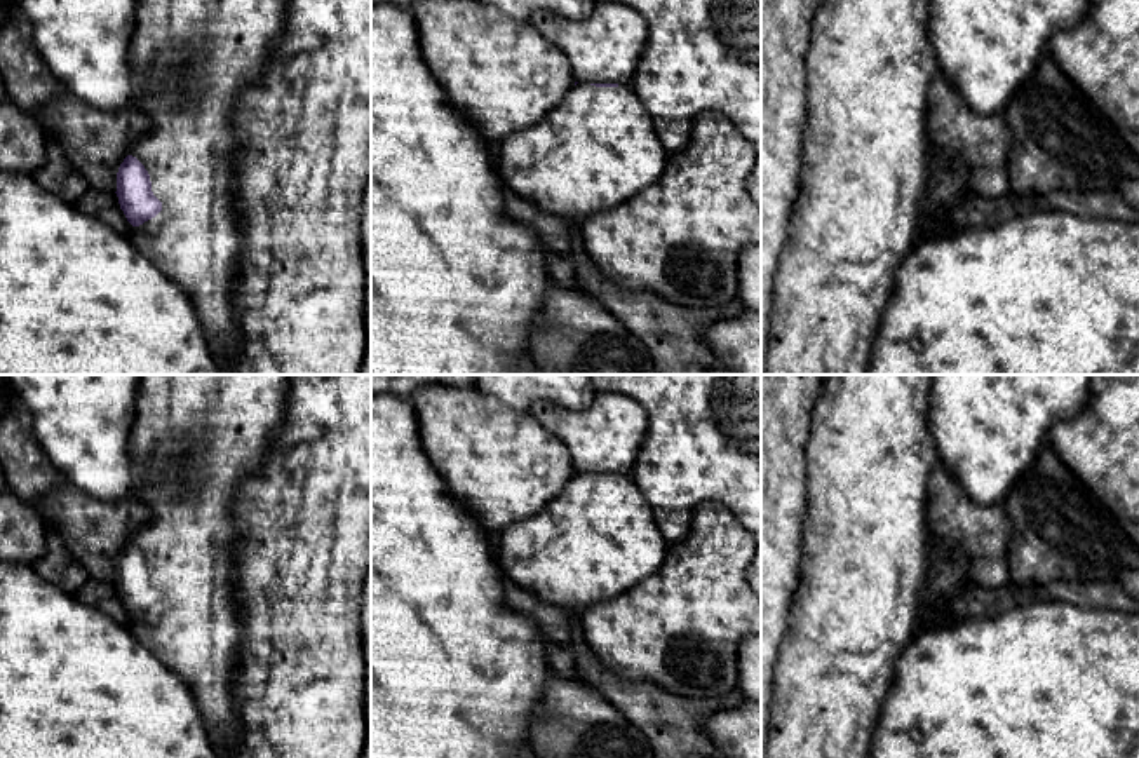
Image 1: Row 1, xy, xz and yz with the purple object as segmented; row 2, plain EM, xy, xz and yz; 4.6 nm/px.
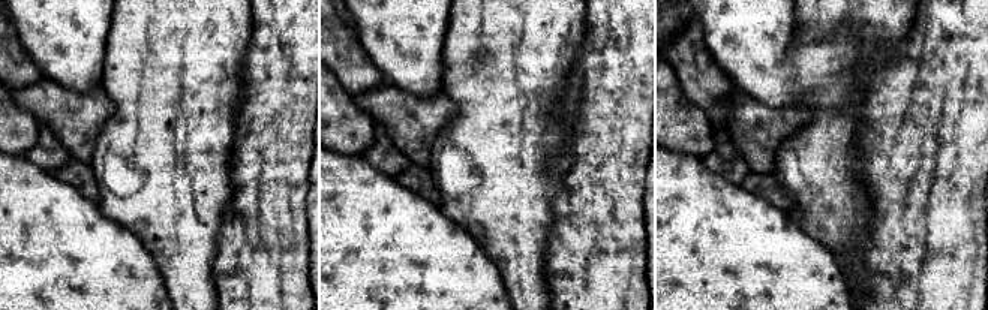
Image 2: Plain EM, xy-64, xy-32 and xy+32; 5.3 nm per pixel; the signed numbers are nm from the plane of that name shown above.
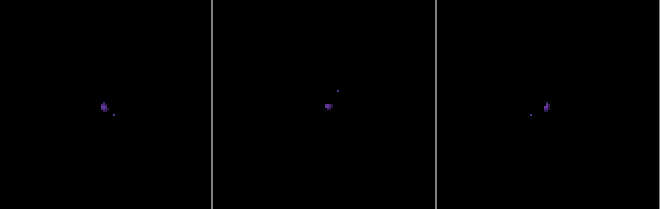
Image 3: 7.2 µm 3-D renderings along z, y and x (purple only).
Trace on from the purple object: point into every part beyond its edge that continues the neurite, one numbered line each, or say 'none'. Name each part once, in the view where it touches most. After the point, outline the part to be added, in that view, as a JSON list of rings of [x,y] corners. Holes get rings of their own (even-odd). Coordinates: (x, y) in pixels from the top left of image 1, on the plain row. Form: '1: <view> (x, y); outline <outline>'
1: xy (229, 422); outline [[[139,375],[131,451],[145,460],[164,439],[185,439],[186,451],[181,464],[138,486],[138,500],[152,511],[152,518],[131,535],[129,545],[148,561],[152,582],[162,592],[162,601],[143,615],[131,617],[127,629],[186,683],[218,758],[230,758],[239,737],[232,678],[242,641],[242,601],[233,579],[235,551],[240,545],[233,502],[244,481],[263,464],[277,439],[287,397],[287,375]]]

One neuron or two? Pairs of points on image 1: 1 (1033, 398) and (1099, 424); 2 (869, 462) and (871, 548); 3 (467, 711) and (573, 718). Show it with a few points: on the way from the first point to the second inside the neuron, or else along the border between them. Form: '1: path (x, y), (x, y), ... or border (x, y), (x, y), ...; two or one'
1: border (1091, 392), (1077, 413), (1051, 427), (1049, 443); two
2: path (869, 483), (869, 527); one
3: border (545, 676), (530, 739); two

